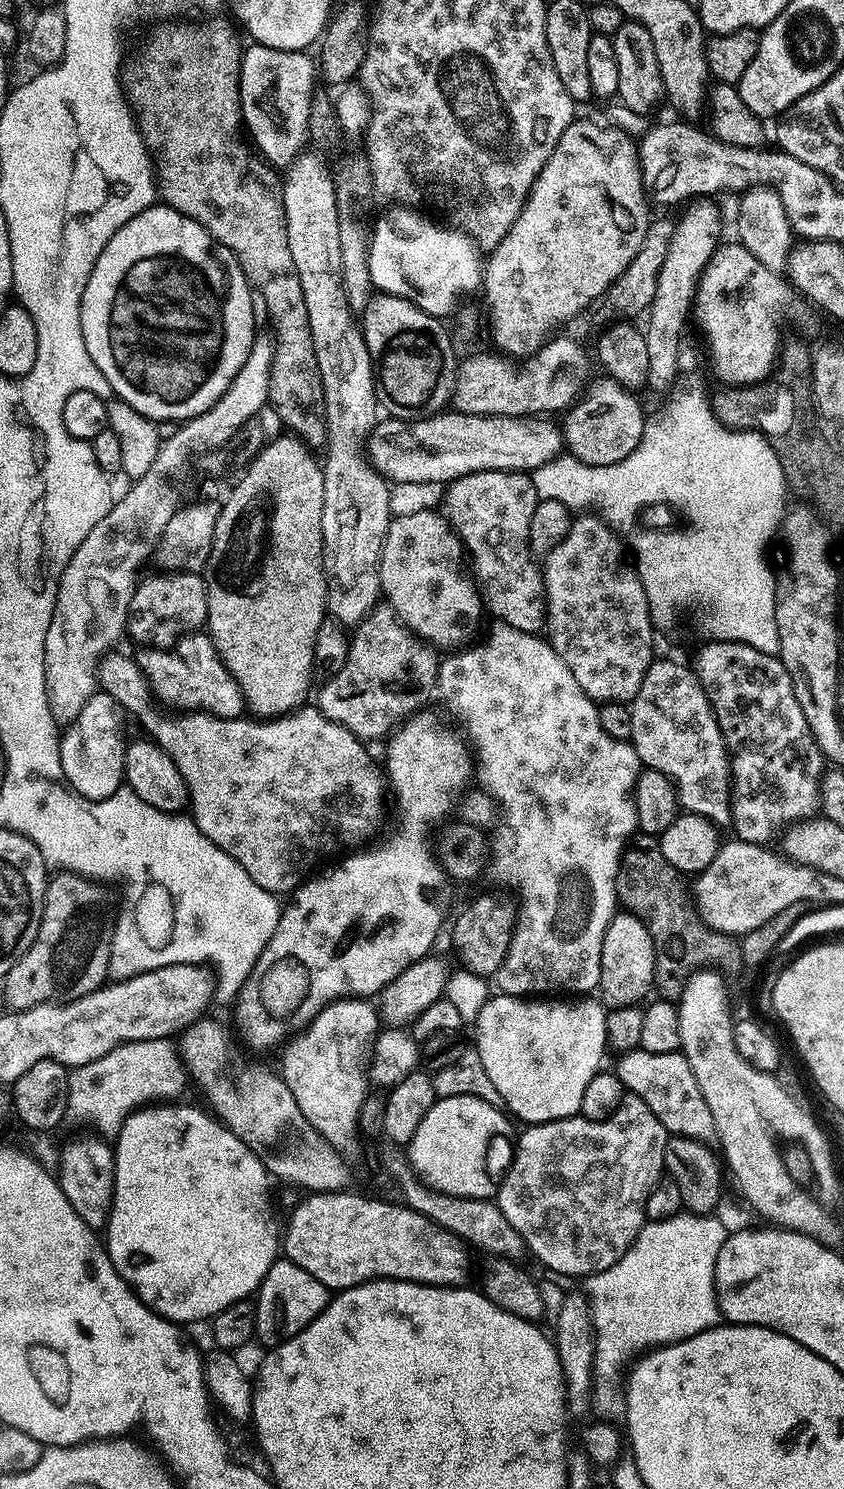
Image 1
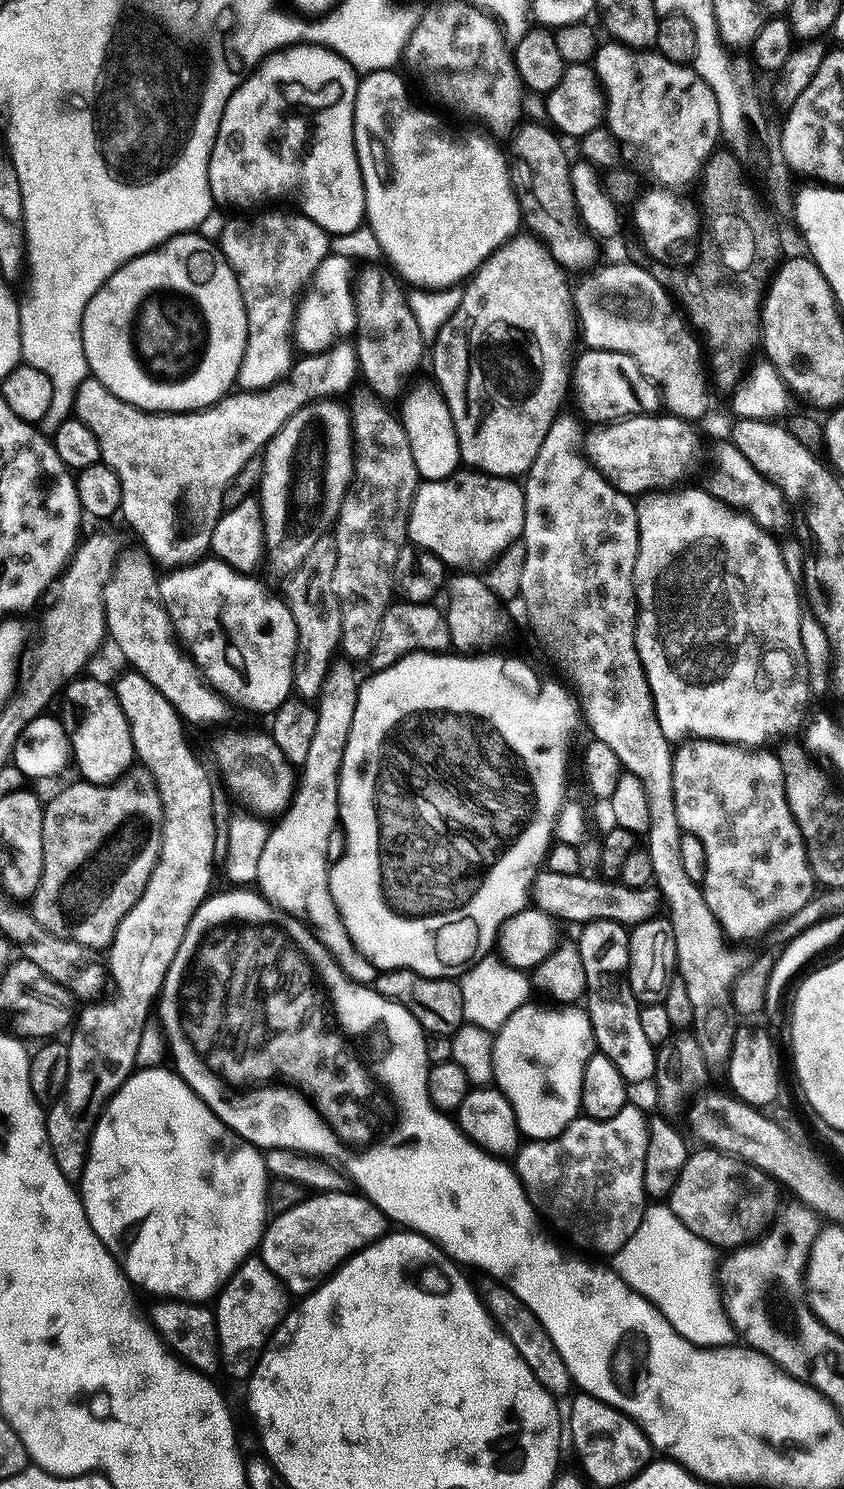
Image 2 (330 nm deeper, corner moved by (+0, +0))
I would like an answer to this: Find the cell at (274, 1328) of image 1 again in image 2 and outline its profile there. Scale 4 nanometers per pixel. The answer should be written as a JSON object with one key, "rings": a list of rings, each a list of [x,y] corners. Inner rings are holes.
{"rings":[[[249,1258],[236,1268],[214,1300],[219,1367],[232,1380],[247,1381],[268,1341],[290,1311],[289,1293],[280,1279],[259,1258]]]}

